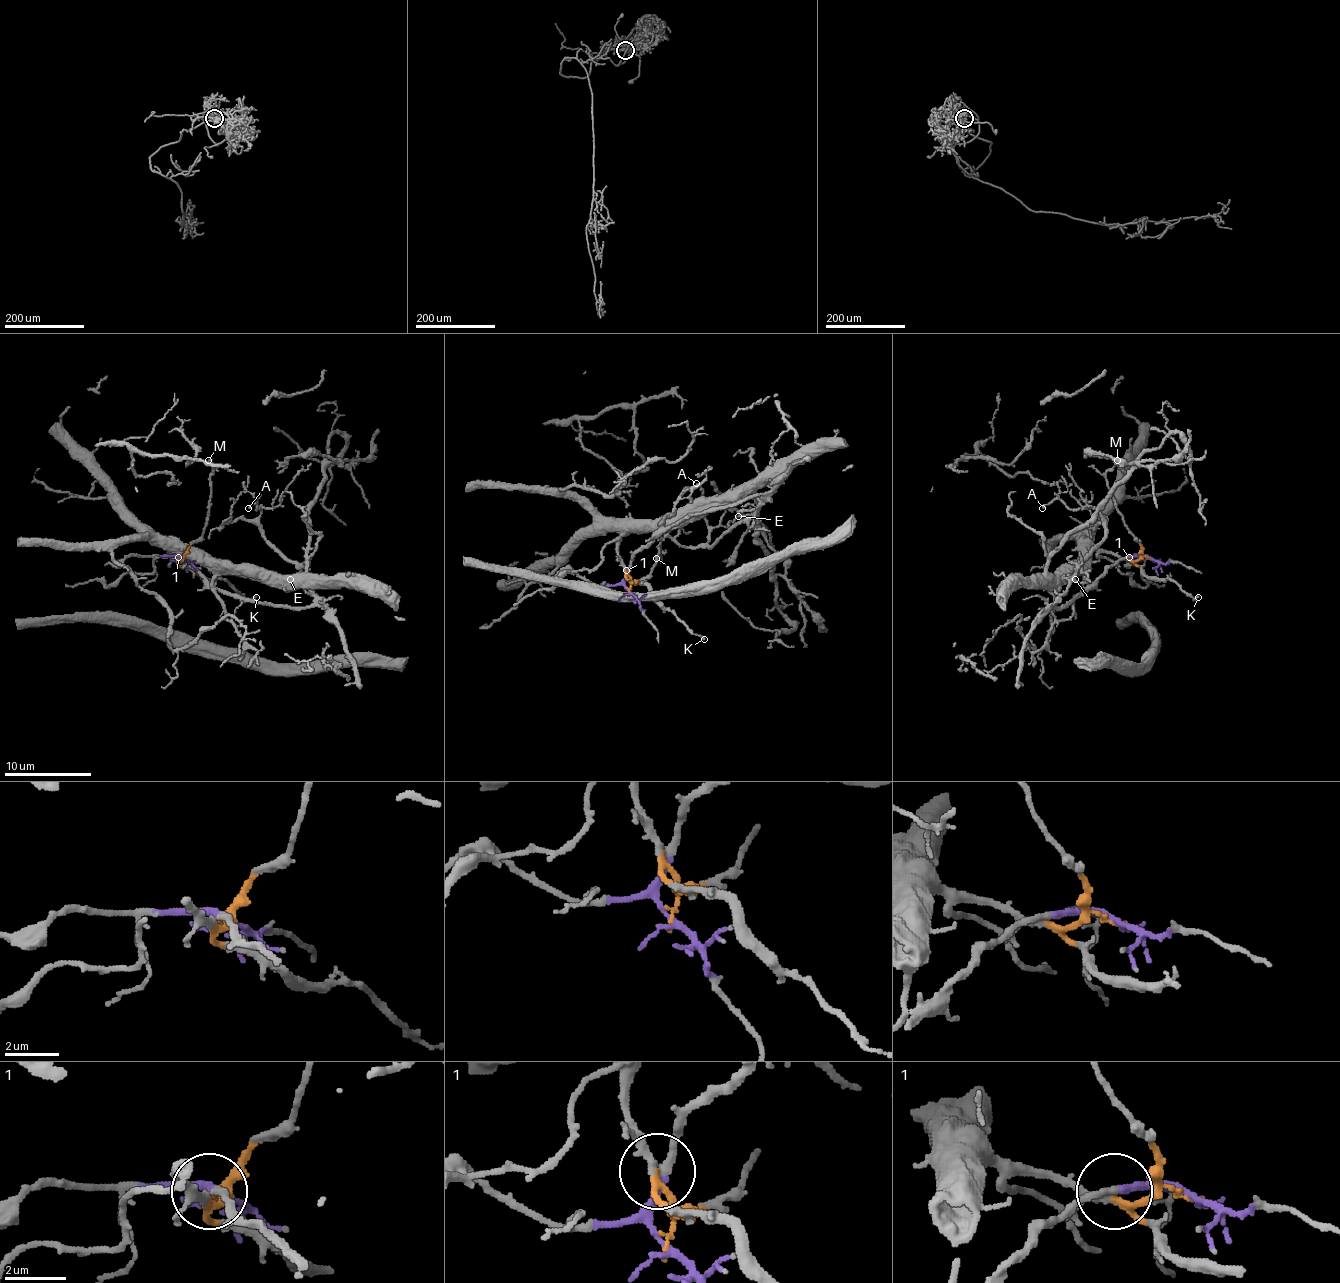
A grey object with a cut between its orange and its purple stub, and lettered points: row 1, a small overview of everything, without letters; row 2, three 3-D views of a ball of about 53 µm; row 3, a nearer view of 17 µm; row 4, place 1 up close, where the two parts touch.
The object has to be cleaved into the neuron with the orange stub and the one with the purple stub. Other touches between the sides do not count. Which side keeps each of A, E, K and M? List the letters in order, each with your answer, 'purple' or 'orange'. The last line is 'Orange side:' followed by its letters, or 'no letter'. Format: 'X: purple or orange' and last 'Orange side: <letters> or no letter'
A: purple
E: purple
K: orange
M: orange
Orange side: K, M

